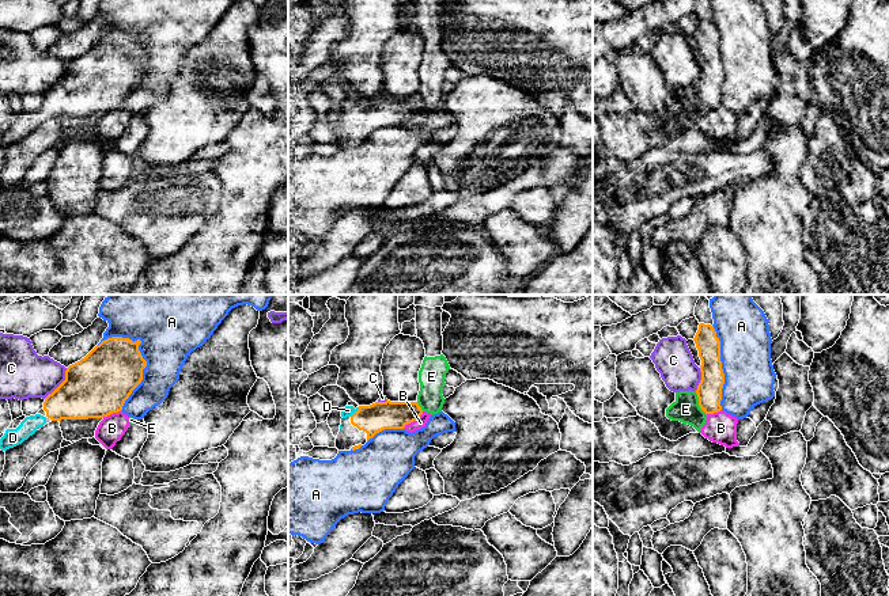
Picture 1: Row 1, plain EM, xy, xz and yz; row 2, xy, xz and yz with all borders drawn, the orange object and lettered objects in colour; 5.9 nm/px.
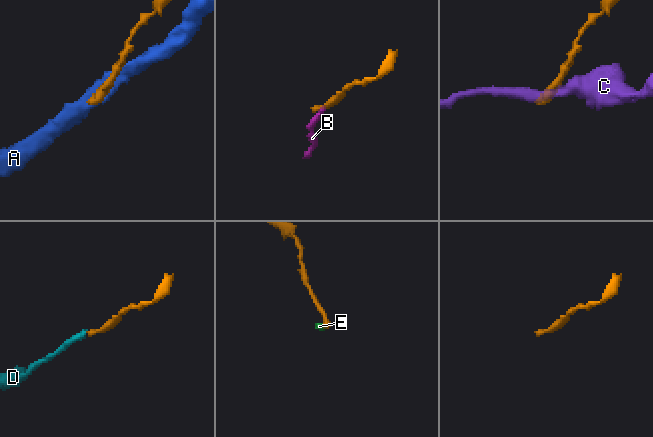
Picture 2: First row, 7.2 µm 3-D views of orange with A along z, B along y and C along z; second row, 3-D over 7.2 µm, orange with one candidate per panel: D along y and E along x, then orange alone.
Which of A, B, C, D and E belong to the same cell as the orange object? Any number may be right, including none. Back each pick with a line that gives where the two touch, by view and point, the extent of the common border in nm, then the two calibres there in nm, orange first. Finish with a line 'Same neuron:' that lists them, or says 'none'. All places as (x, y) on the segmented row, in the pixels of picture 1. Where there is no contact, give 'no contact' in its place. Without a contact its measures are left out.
D: xz (355, 412) | 80 nm | 170/60 nm
Same neuron: D

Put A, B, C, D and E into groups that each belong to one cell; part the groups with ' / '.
A / B E / C / D

